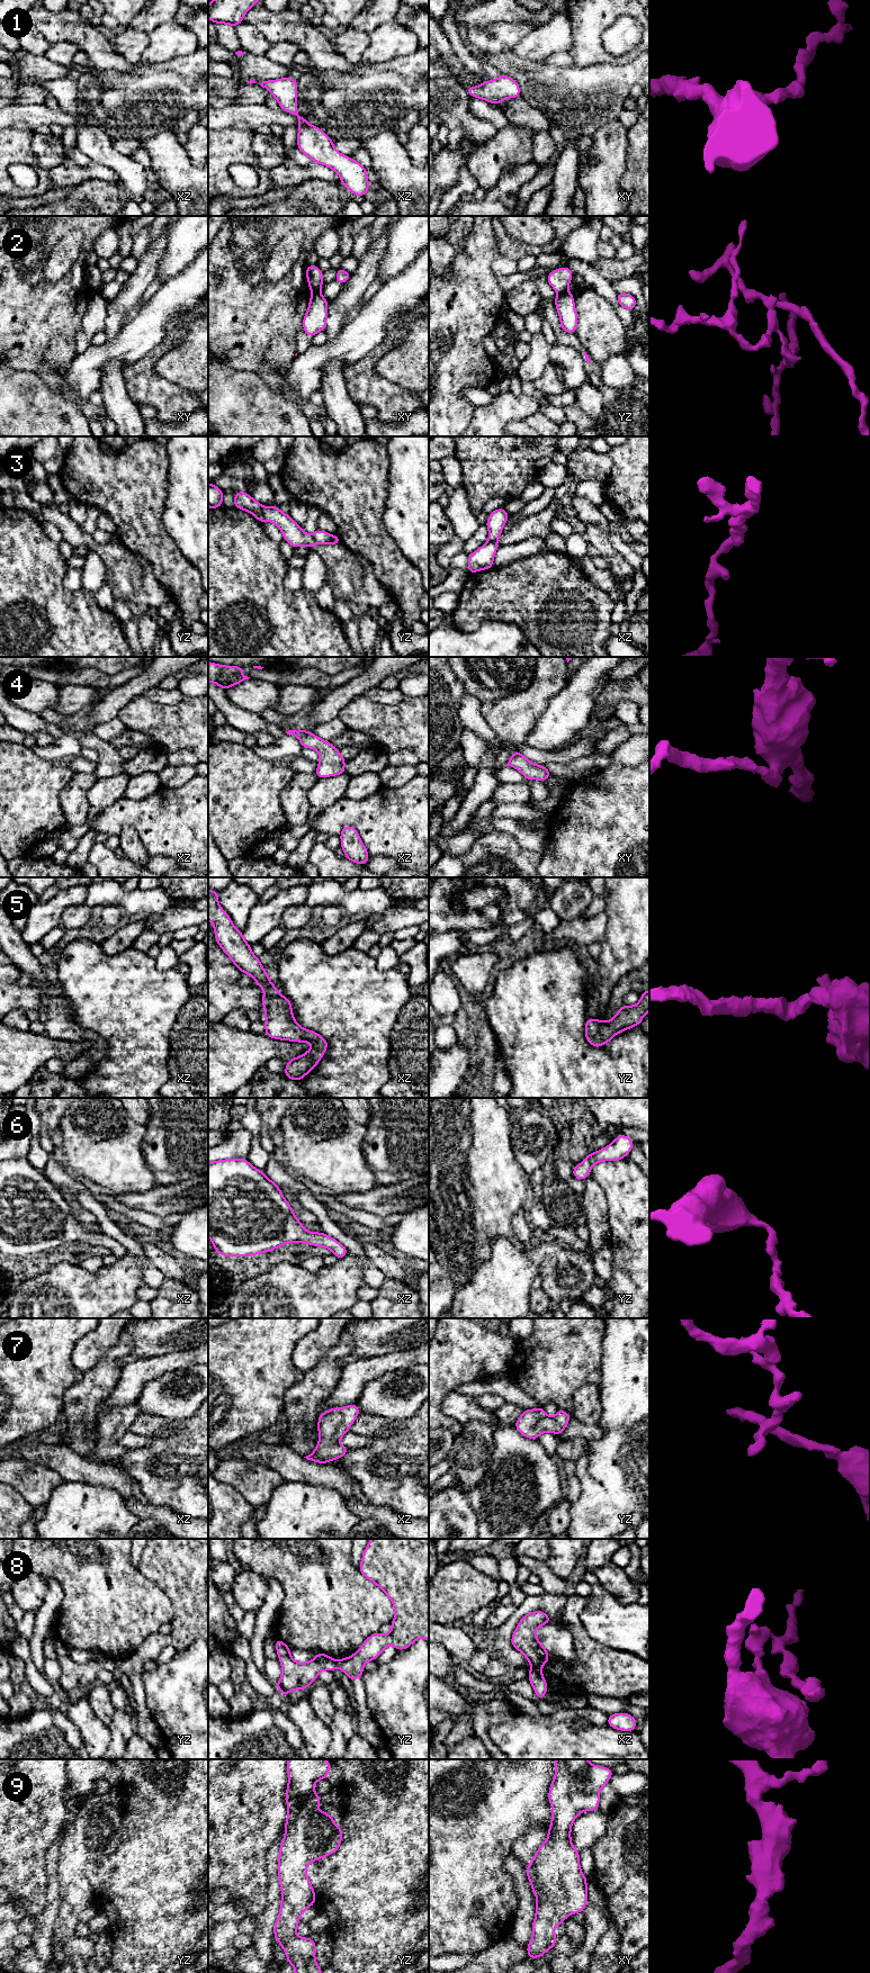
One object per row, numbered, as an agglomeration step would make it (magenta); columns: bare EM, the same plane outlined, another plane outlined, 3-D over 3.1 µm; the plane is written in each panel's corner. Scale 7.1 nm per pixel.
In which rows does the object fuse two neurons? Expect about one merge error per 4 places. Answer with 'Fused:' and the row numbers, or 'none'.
Fused: 2, 3, 8

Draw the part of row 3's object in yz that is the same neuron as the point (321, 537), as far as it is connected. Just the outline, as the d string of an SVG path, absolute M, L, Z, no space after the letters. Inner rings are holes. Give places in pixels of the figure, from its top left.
M316 530L312 535L316 543L321 544L338 544L341 543L339 535L331 535L325 531Z

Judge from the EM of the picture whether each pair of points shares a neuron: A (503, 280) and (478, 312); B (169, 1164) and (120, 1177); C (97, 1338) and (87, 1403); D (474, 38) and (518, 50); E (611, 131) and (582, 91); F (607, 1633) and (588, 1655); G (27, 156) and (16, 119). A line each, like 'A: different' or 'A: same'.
A: different
B: different
C: different
D: different
E: different
F: different
G: different

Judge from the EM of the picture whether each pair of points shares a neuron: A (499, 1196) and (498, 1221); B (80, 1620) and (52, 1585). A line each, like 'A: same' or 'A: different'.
A: same
B: different

